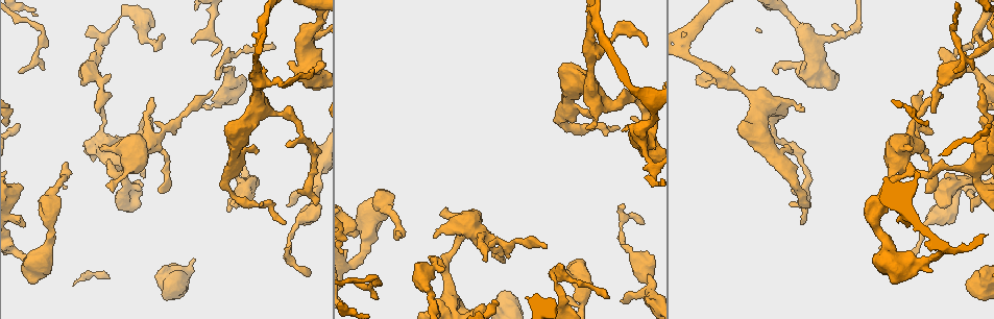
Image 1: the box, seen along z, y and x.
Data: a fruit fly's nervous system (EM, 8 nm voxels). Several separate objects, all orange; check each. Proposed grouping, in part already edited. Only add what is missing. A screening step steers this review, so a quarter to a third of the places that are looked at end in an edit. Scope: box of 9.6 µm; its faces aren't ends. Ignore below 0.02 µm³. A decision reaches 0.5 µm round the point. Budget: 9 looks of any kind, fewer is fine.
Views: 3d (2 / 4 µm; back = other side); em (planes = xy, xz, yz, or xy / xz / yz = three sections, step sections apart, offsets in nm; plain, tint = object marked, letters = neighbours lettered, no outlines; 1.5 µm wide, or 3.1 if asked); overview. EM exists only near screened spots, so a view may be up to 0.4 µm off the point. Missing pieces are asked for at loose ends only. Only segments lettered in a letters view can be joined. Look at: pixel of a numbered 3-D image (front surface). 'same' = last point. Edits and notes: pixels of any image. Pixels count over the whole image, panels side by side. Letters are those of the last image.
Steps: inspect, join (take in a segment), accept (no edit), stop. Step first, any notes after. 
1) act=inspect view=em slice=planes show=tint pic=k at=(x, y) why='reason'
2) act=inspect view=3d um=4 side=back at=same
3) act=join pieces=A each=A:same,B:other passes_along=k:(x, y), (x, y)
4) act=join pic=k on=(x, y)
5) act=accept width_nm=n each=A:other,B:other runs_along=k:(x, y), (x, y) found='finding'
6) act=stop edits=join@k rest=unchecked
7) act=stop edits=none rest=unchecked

act=inspect view=3d um=2 pic=1 at=(485, 258) why='an open end'

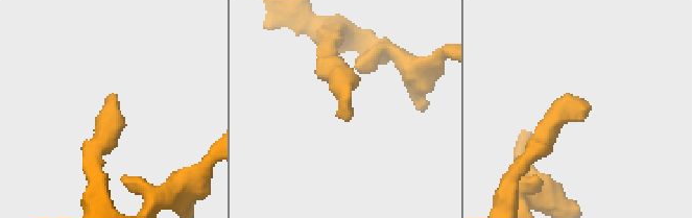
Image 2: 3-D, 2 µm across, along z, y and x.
act=inspect view=em slice=planes show=plain pic=2 at=(350, 116)

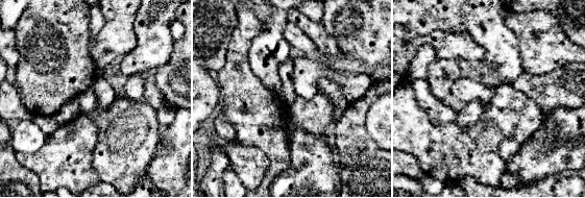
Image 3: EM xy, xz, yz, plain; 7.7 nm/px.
act=inspect view=em slice=planes show=letters at=same

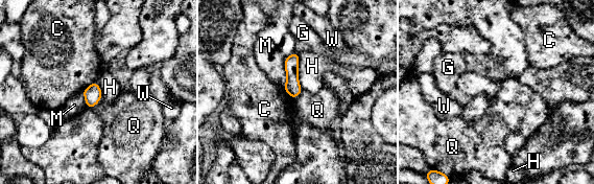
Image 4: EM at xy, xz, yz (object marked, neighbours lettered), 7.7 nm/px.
act=accept width_nm=120 each=C:other,G:other,H:other,M:other,Q:other,W:other border=4:(101, 97), (92, 108) found='no lettered segment goes on from it'

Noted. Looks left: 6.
act=inspect view=em slice=xz step=4 show=tint pic=1 at=(23, 226) why='an open end'

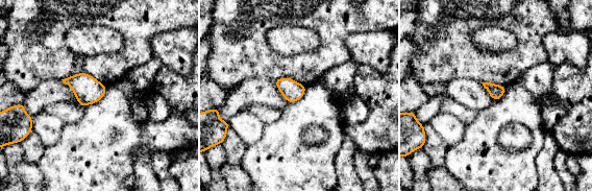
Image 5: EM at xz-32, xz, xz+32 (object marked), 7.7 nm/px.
act=inspect view=em slice=xy step=4 show=letters at=same

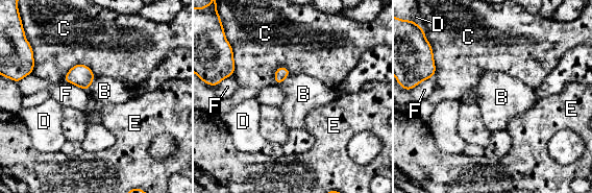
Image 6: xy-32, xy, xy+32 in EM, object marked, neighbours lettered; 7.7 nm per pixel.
act=accept width_nm=130 each=B:other,C:other,D:other,E:other,F:other border=6:(65, 81), (76, 85), (85, 92) found='no lettered segment goes on from it'

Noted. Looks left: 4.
act=inspect view=em slice=planes show=plain pic=1 at=(288, 249) why='an open end'

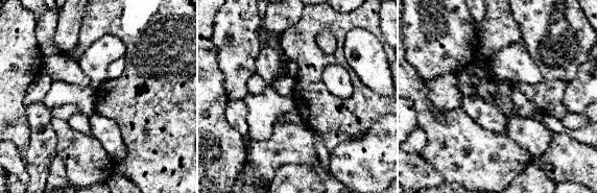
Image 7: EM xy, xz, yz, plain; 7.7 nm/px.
act=inspect view=em slice=planes show=letters at=same

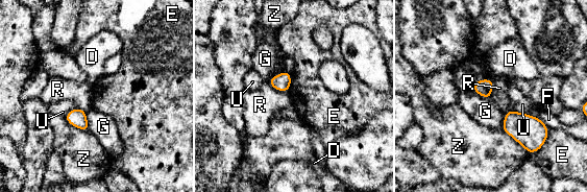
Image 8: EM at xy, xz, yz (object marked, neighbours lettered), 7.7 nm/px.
act=accept each=D:other,E:other,F:other,G:other,R:other,U:other,Z:other border=8:(86, 112), (89, 130) found='none of them fits'

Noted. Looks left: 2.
act=stop edits=none rest=unchecked

